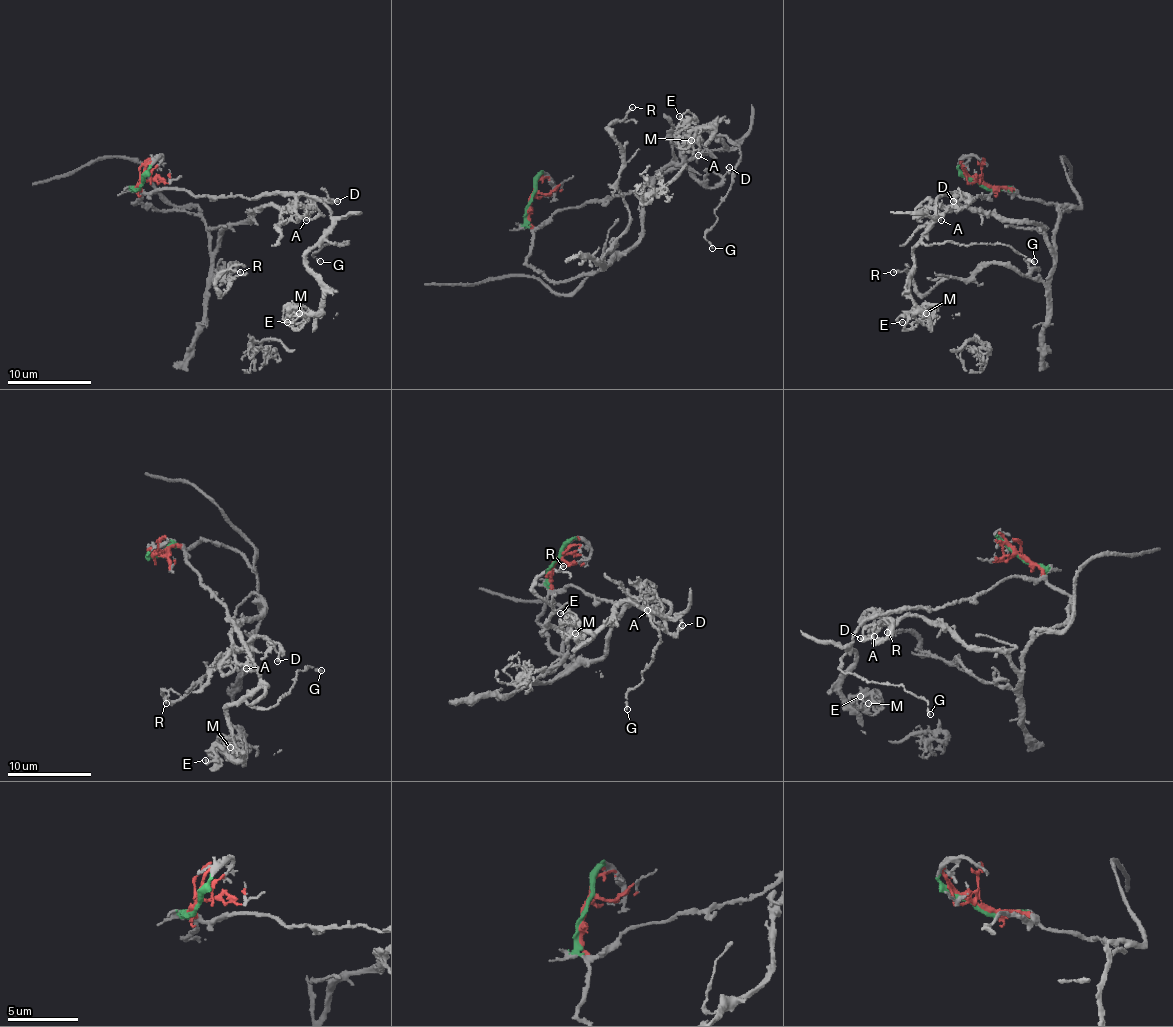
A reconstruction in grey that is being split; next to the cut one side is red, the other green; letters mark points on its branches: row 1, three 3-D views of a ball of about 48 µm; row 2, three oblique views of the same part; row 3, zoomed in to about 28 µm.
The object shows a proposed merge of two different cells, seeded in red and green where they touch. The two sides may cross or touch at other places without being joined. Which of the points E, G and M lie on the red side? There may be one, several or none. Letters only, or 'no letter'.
E, G, M

